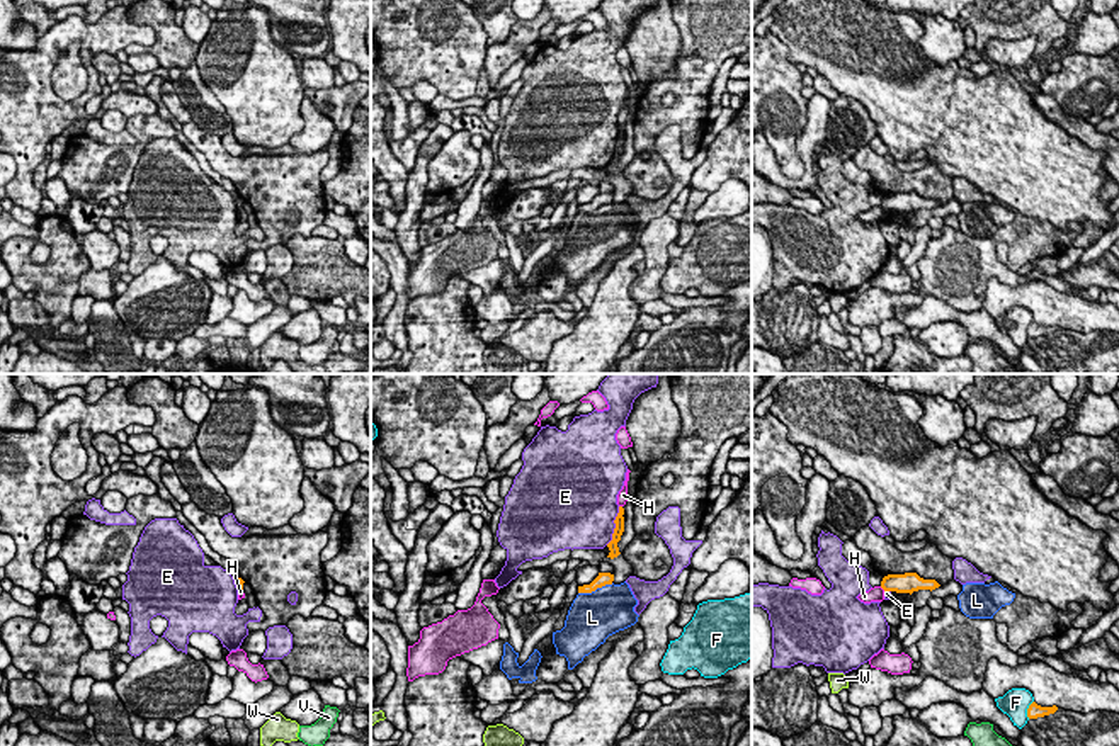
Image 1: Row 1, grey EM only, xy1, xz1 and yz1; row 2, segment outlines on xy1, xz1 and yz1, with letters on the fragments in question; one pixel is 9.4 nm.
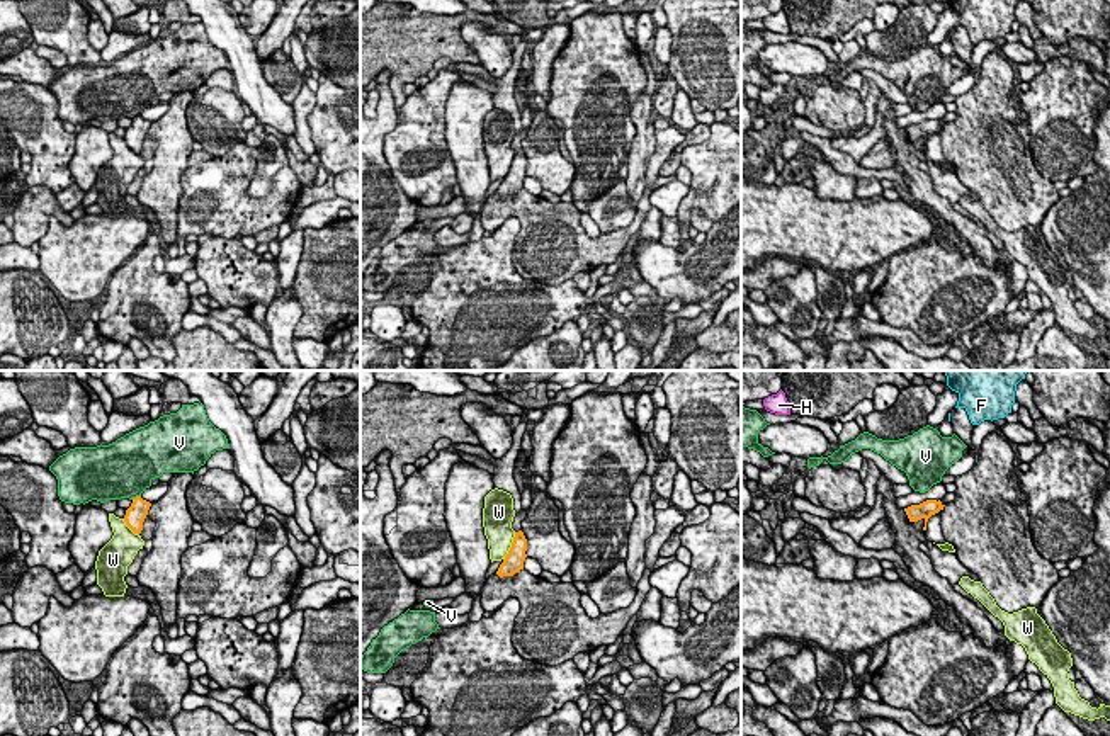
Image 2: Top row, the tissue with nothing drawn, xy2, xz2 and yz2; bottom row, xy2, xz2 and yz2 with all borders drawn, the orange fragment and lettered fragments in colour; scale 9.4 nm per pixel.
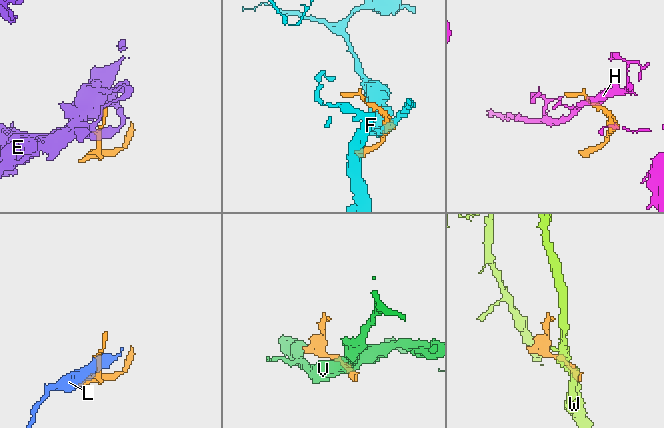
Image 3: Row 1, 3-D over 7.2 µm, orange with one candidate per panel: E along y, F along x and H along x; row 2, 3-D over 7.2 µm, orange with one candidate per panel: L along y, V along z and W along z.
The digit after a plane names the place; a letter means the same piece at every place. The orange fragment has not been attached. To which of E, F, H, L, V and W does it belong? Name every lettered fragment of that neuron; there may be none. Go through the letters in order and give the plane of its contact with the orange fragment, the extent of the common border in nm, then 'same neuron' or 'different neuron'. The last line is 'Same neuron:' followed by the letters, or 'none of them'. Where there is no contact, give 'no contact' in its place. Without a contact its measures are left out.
E: meets orange in xz1; contact 400 nm long; different neuron
F: meets orange in yz1; contact 180 nm long; different neuron
H: meets orange in yz1; contact 70 nm long; different neuron
L: meets orange in xz1; contact 360 nm long; different neuron
V: meets orange in xy2; contact 100 nm long; different neuron
W: meets orange in xz2; contact 300 nm long; different neuron
Same neuron: none of them

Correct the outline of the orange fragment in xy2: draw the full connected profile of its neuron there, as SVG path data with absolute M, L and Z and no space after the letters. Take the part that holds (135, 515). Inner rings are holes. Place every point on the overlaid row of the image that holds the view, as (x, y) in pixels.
M141 496L133 498L131 507L126 510L124 522L134 532L141 534L143 522L148 515L151 503L143 500Z

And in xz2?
M522 510L520 513L517 513L513 517L512 529L515 530L515 537L513 537L513 542L512 542L508 554L505 556L503 563L500 564L500 568L496 571L496 575L500 578L513 576L520 569L524 569L524 561L527 558L527 554L525 554L527 539L522 532L522 522L525 520L525 517L527 517L525 510Z

